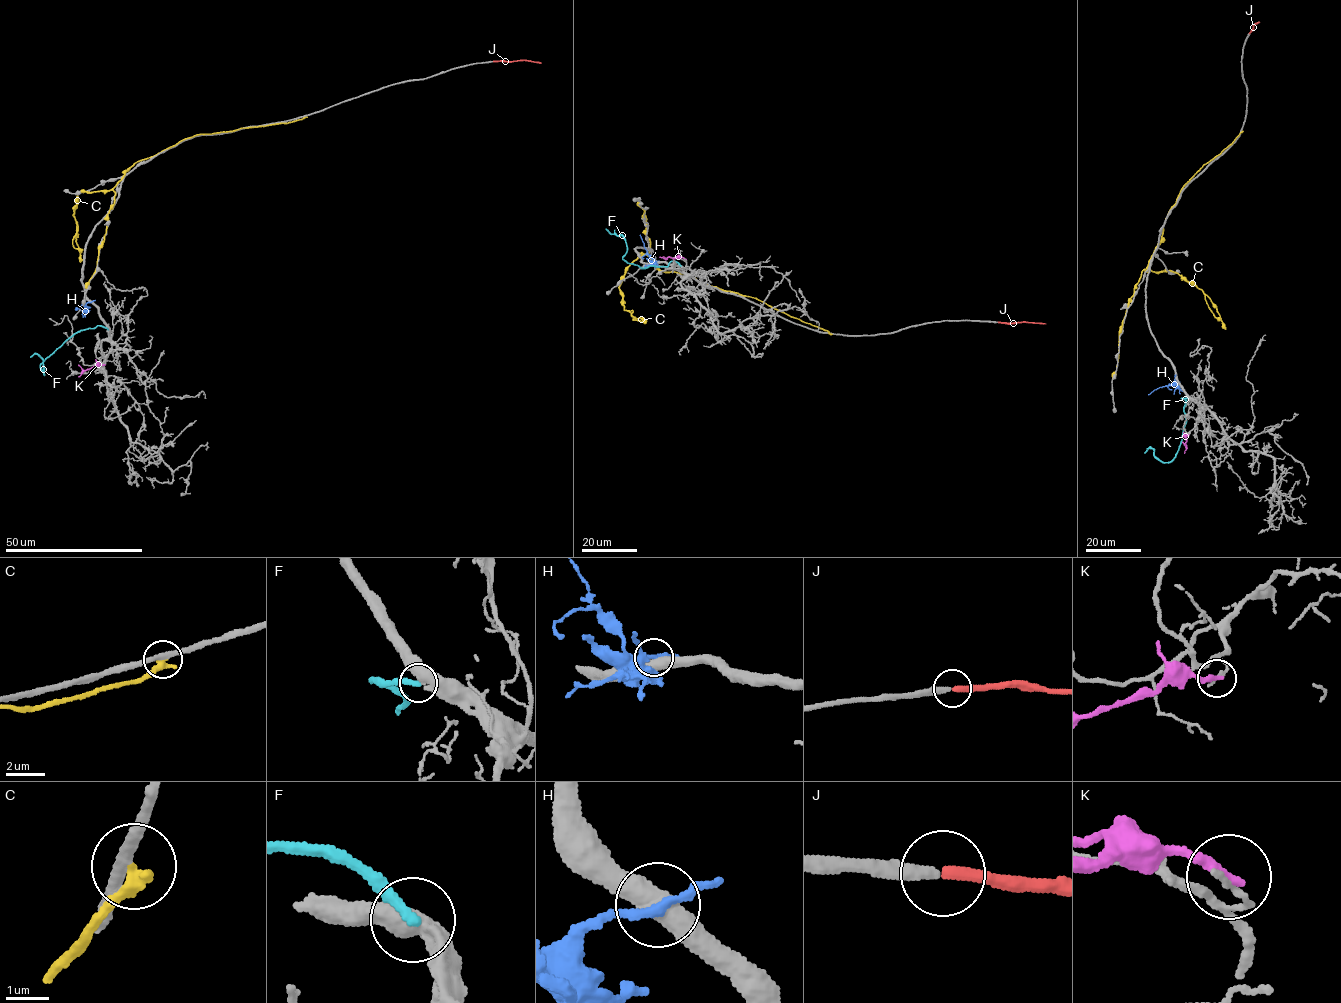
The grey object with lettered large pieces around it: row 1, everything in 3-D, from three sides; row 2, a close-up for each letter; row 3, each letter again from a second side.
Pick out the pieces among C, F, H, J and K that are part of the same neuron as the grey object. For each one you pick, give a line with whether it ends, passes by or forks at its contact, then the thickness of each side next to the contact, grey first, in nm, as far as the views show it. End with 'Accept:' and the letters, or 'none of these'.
F: it ends there; 480 nm thick on the grey side, 280 nm on the other
J: it ends there; 280 nm thick on the grey side, 280 nm on the other
Accept: F, J

